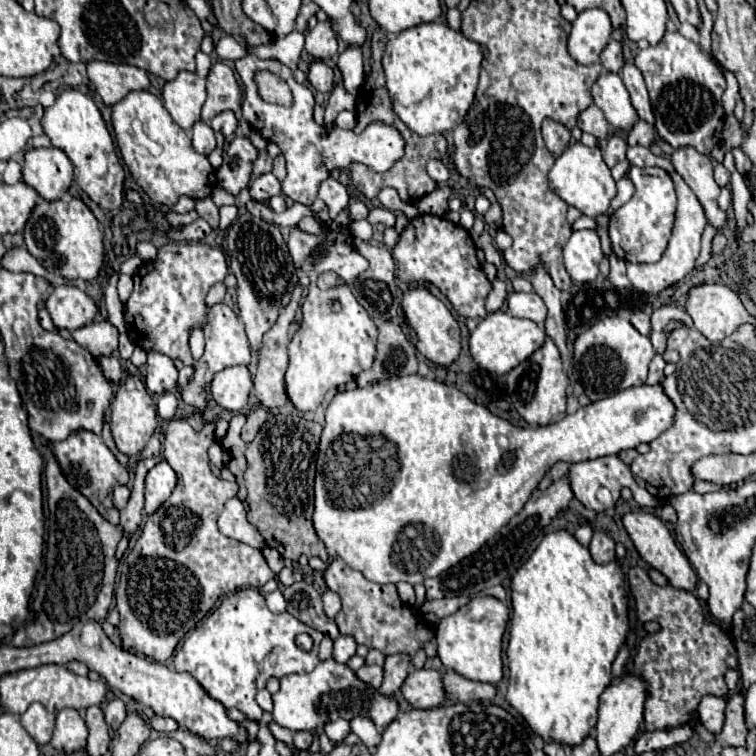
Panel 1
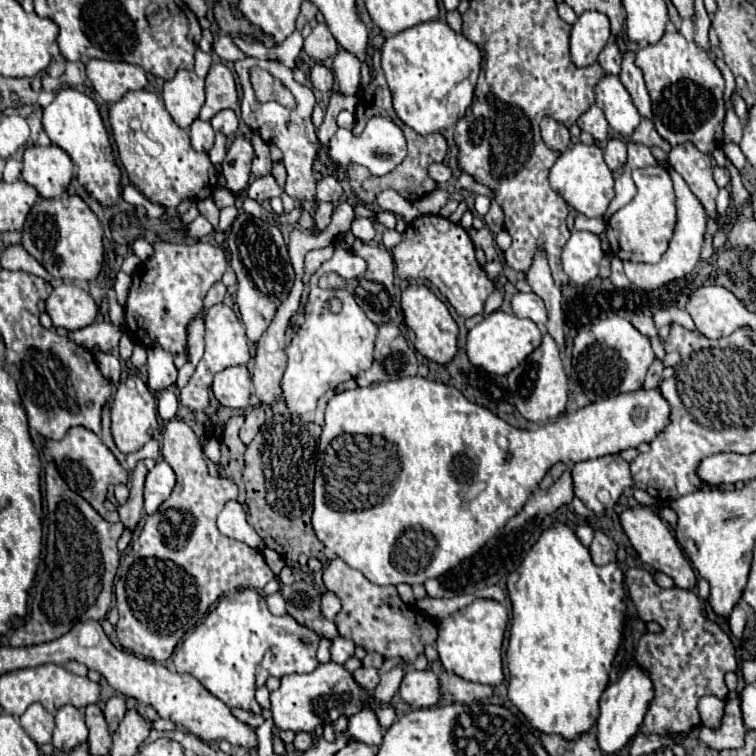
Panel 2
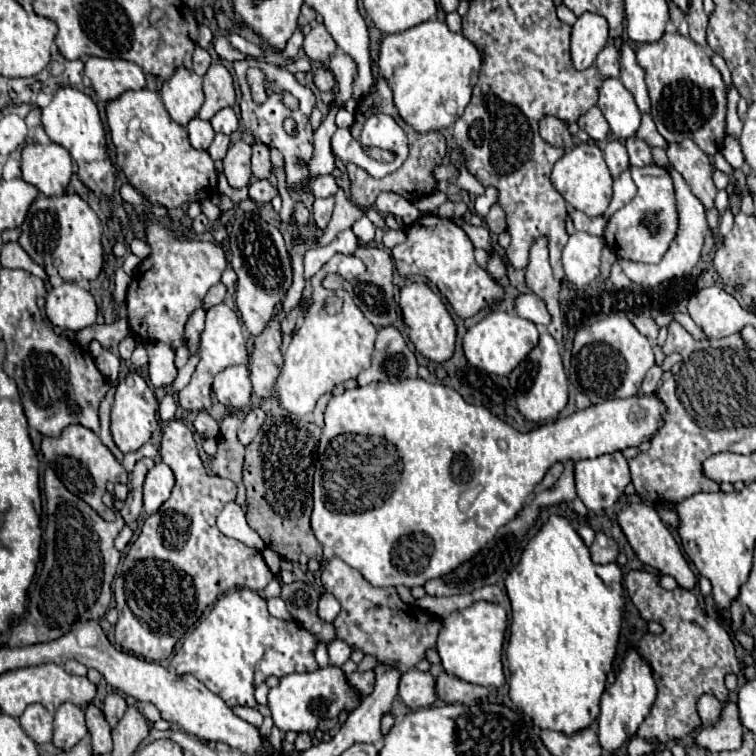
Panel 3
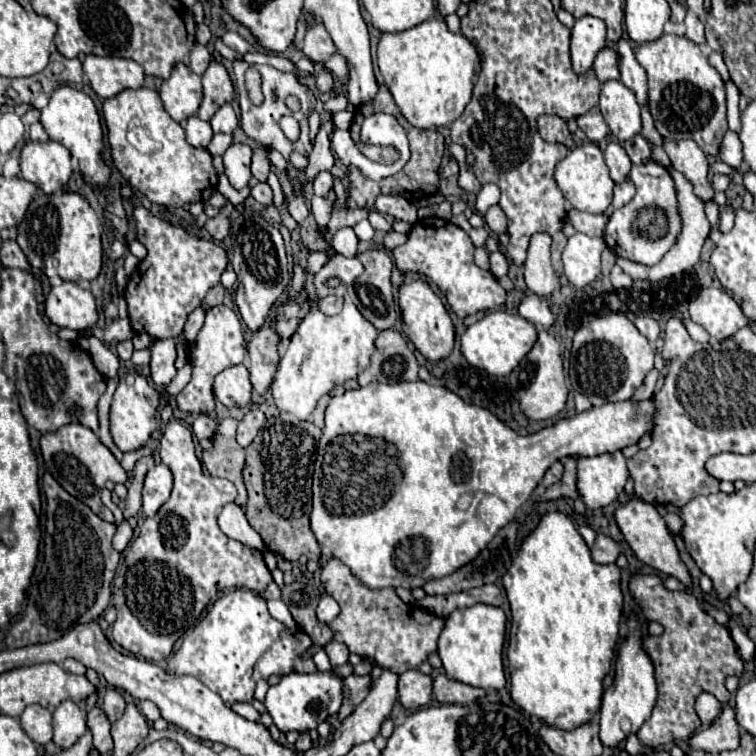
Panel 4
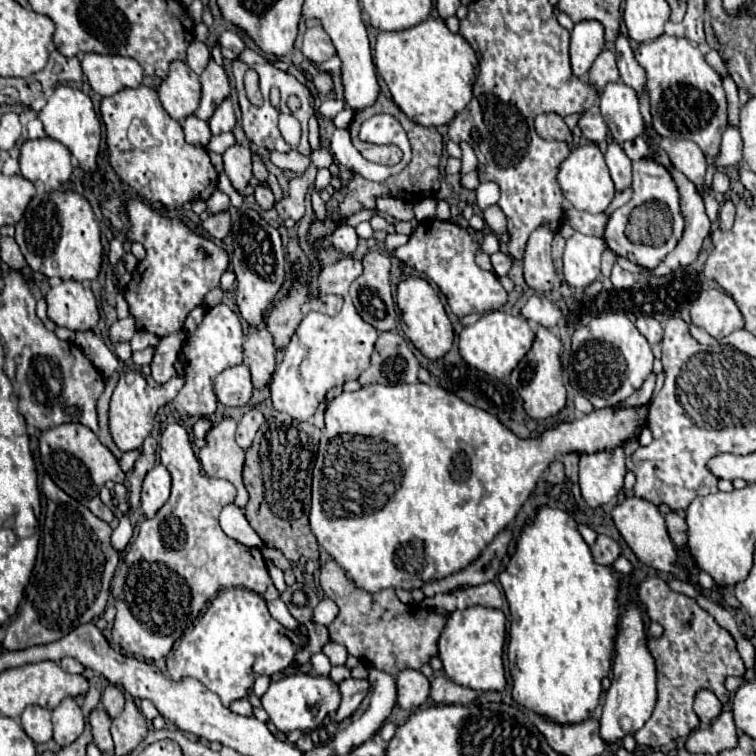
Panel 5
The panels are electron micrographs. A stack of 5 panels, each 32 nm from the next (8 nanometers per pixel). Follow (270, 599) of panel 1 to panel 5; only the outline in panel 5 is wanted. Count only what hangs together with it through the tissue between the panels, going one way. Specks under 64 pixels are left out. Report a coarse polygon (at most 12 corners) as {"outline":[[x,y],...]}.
{"outline":[[282,600],[268,602],[268,610],[284,628],[298,630]]}

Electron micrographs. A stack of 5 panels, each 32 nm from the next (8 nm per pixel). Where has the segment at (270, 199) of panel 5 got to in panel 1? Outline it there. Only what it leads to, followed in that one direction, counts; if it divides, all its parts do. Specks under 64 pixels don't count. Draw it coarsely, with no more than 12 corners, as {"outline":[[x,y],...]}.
{"outline":[[272,172],[258,176],[250,186],[250,196],[258,202],[282,194]]}

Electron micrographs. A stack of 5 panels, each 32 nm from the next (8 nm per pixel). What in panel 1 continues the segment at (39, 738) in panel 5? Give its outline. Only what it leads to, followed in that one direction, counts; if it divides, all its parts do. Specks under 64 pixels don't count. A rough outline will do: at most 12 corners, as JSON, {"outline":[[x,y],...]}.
{"outline":[[32,704],[22,726],[38,742],[48,744],[56,716],[42,704]]}

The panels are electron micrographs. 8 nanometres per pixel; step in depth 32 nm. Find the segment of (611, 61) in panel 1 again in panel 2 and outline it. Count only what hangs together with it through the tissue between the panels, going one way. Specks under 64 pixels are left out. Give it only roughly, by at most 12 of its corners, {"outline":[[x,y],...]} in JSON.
{"outline":[[614,40],[598,56],[606,74],[618,74],[622,52]]}

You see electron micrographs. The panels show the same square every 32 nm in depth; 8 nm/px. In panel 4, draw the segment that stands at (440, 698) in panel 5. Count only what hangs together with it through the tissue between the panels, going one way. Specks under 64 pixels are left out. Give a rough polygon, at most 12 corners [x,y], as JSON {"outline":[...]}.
{"outline":[[446,674],[434,678],[434,698],[442,704],[470,704],[486,690]]}

